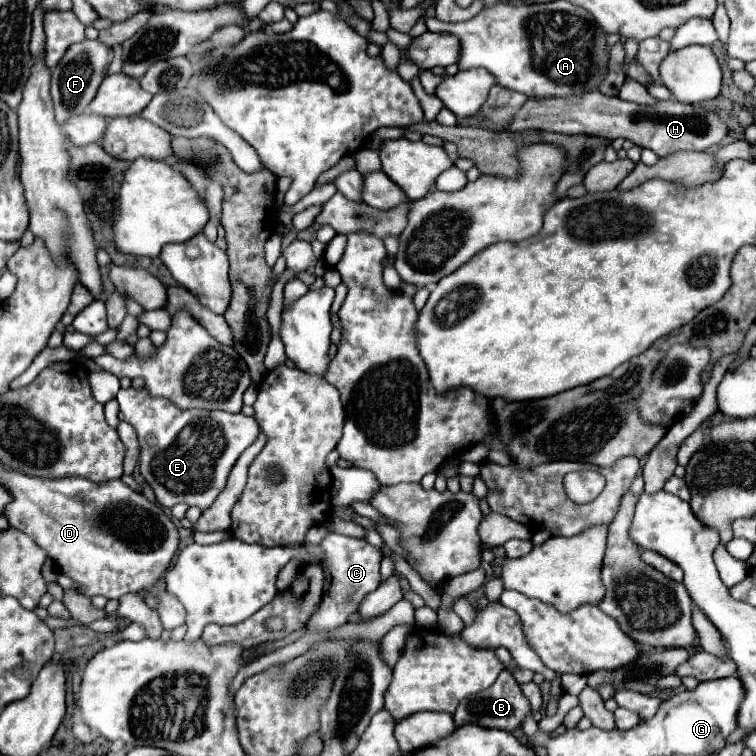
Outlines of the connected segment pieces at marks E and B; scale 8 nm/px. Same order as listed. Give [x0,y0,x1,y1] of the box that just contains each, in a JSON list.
[[116,388,258,510],[454,670,530,730]]

